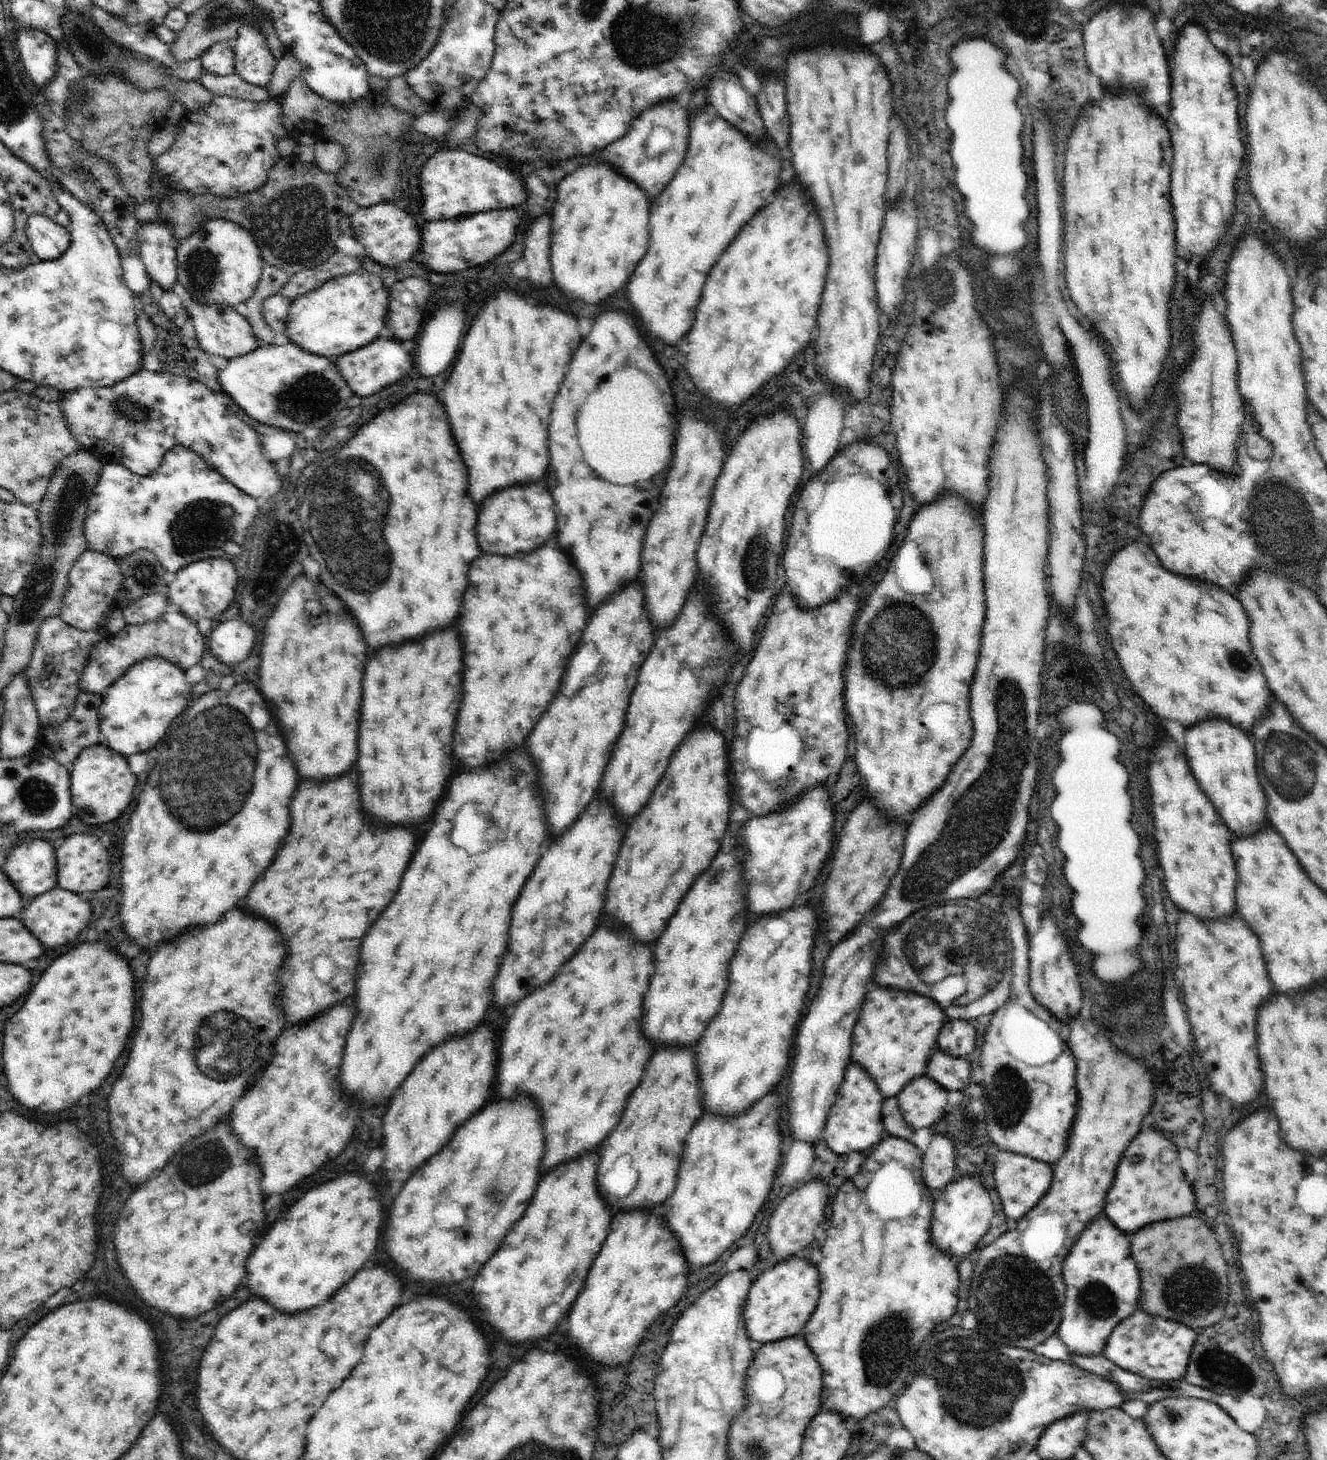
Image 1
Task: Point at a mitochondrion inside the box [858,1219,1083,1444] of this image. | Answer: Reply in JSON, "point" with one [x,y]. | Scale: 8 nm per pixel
{"point":[980,1378]}

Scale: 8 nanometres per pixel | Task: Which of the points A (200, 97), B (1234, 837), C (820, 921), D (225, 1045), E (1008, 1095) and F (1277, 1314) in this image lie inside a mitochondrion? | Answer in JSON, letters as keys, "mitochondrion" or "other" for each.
{"A":"mitochondrion","B":"other","C":"other","D":"mitochondrion","E":"mitochondrion","F":"other"}

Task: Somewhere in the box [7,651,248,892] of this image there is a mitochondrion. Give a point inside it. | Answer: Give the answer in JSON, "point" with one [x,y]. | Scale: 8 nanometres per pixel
{"point":[35,794]}

